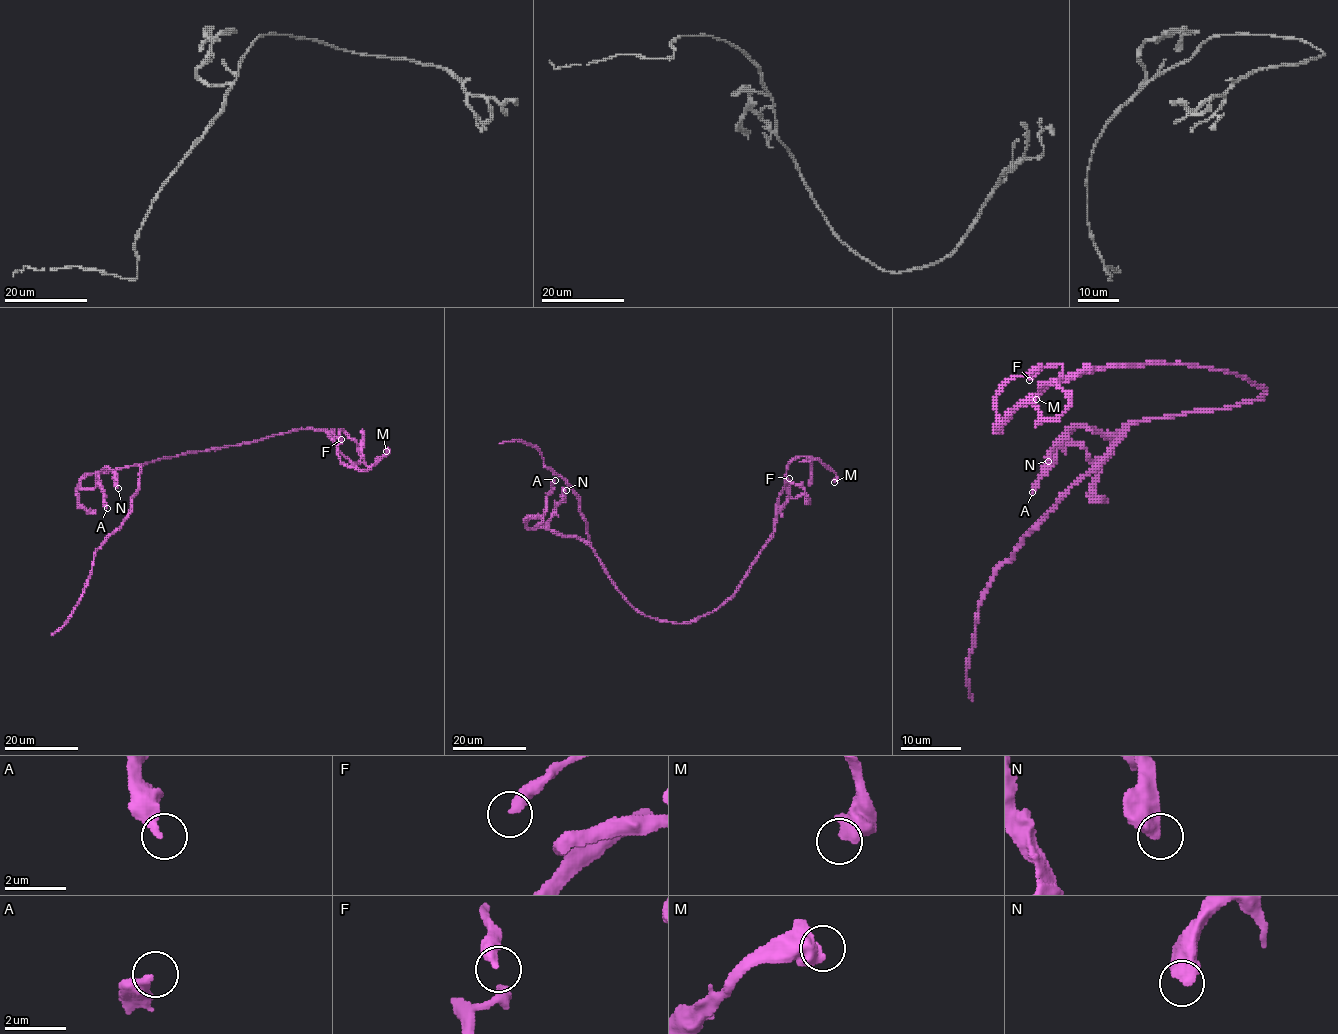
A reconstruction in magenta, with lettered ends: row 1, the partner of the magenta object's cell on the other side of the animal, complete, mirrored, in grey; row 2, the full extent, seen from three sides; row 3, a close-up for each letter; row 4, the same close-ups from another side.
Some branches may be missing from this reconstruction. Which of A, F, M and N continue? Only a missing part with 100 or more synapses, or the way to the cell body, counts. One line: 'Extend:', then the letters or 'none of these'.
Extend: none of these

